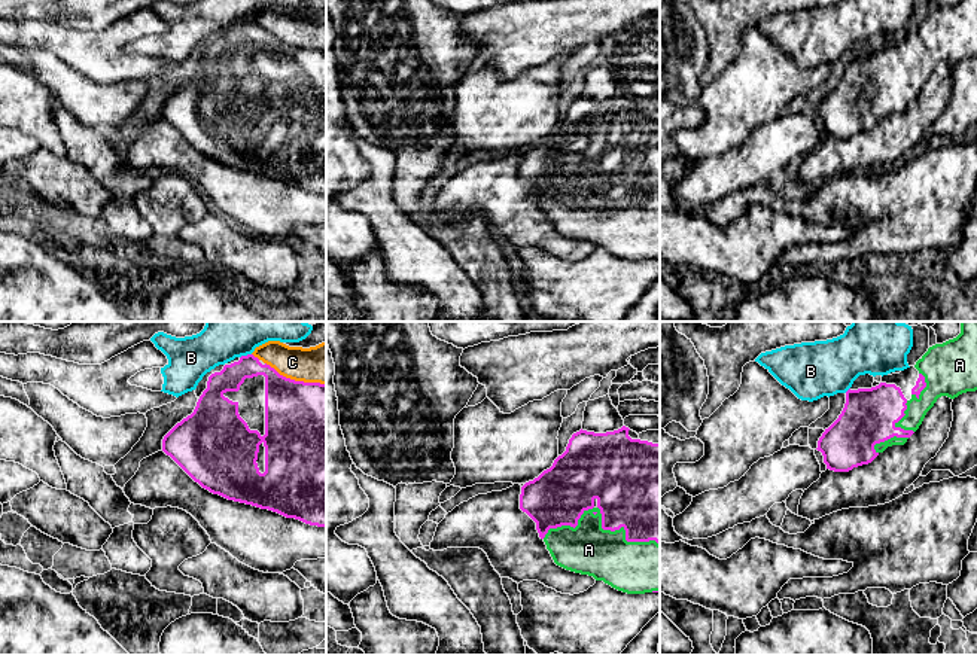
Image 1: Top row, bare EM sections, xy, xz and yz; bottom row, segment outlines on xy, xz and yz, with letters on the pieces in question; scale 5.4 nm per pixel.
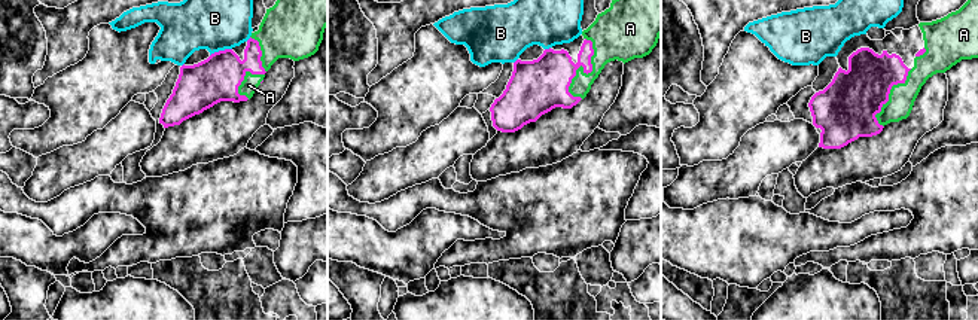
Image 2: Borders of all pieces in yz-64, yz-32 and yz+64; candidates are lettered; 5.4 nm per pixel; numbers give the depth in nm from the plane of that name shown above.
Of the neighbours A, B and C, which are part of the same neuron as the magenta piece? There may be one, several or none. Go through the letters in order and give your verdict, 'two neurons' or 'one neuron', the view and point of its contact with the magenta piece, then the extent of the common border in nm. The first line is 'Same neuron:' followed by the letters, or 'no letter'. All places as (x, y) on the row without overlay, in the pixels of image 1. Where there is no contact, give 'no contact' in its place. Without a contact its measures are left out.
Same neuron: A
A: one neuron; contact xz (602, 188); length 650 nm
B: two neurons; contact xy (244, 23); length 70 nm
C: two neurons; contact xy (294, 46); length 340 nm

